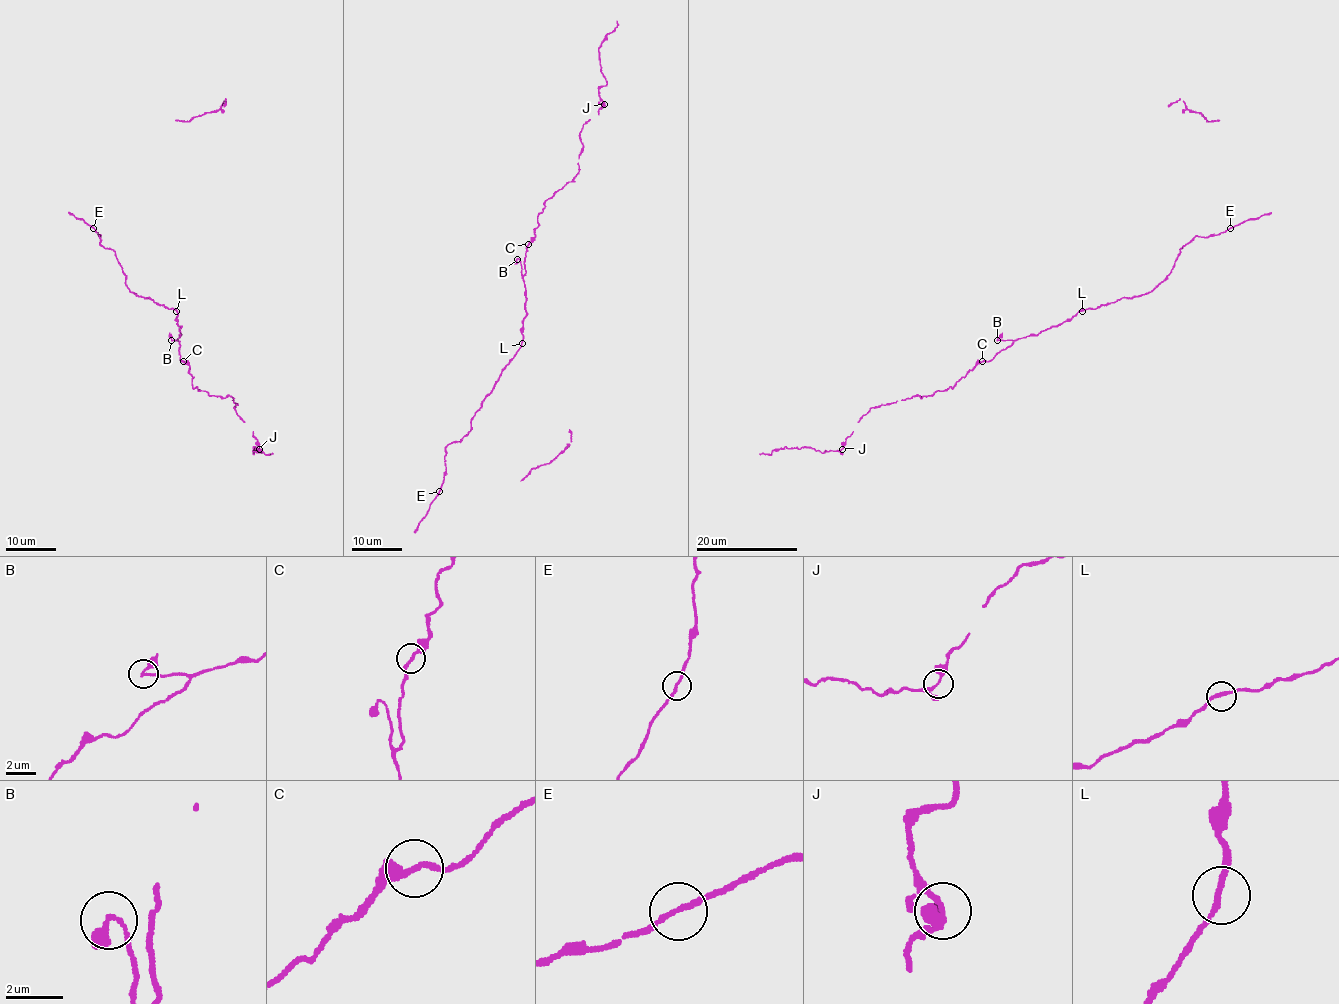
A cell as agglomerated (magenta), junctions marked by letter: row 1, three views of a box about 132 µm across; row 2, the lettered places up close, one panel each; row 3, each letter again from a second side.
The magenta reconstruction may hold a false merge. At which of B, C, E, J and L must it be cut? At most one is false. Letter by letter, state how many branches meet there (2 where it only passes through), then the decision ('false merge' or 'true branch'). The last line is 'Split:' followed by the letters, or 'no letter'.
B: branches 2; true branch
C: branches 2; true branch
E: branches 2; true branch
J: branches 2; true branch
L: branches 2; true branch
Split: no letter

